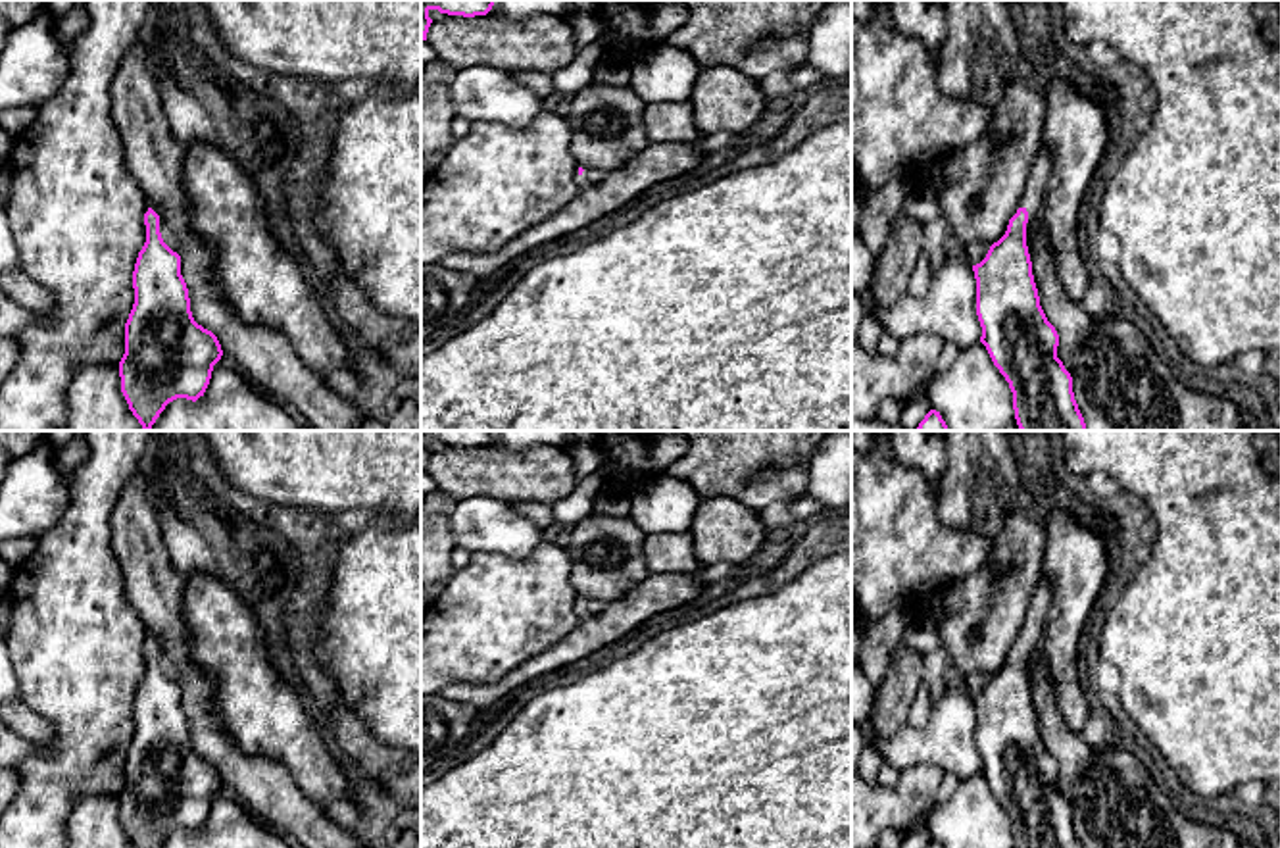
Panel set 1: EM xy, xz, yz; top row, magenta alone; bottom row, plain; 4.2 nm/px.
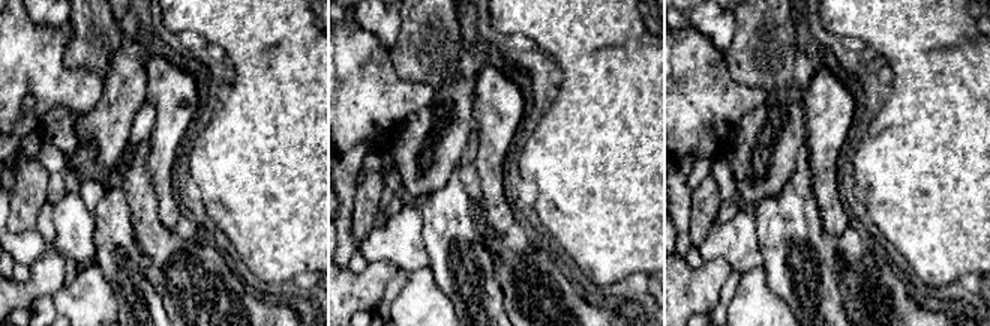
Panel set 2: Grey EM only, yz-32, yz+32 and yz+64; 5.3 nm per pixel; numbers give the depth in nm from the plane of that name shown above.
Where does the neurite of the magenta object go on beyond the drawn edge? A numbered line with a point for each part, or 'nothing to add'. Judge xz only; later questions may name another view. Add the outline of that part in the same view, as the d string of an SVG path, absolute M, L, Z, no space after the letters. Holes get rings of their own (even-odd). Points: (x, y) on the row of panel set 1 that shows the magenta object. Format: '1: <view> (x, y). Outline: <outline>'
nothing to add

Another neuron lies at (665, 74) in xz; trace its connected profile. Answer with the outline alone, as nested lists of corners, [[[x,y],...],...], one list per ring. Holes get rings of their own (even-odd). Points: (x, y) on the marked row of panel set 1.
[[[665,42],[634,60],[630,87],[646,104],[688,102],[702,69],[690,52]]]

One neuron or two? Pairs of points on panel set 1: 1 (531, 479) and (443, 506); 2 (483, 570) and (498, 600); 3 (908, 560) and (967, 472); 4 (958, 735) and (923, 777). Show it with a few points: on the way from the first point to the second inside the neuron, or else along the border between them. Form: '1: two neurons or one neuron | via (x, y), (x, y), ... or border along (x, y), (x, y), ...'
1: two neurons | border along (441, 491), (458, 500)
2: one neuron | via (487, 577), (492, 593)
3: two neurons | border along (938, 481), (936, 518), (948, 527), (981, 533)
4: two neurons | border along (900, 770), (911, 764), (938, 764), (946, 772)

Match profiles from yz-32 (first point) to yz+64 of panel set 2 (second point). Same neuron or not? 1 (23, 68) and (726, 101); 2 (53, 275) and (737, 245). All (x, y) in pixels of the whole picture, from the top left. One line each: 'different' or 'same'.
1: same
2: different

